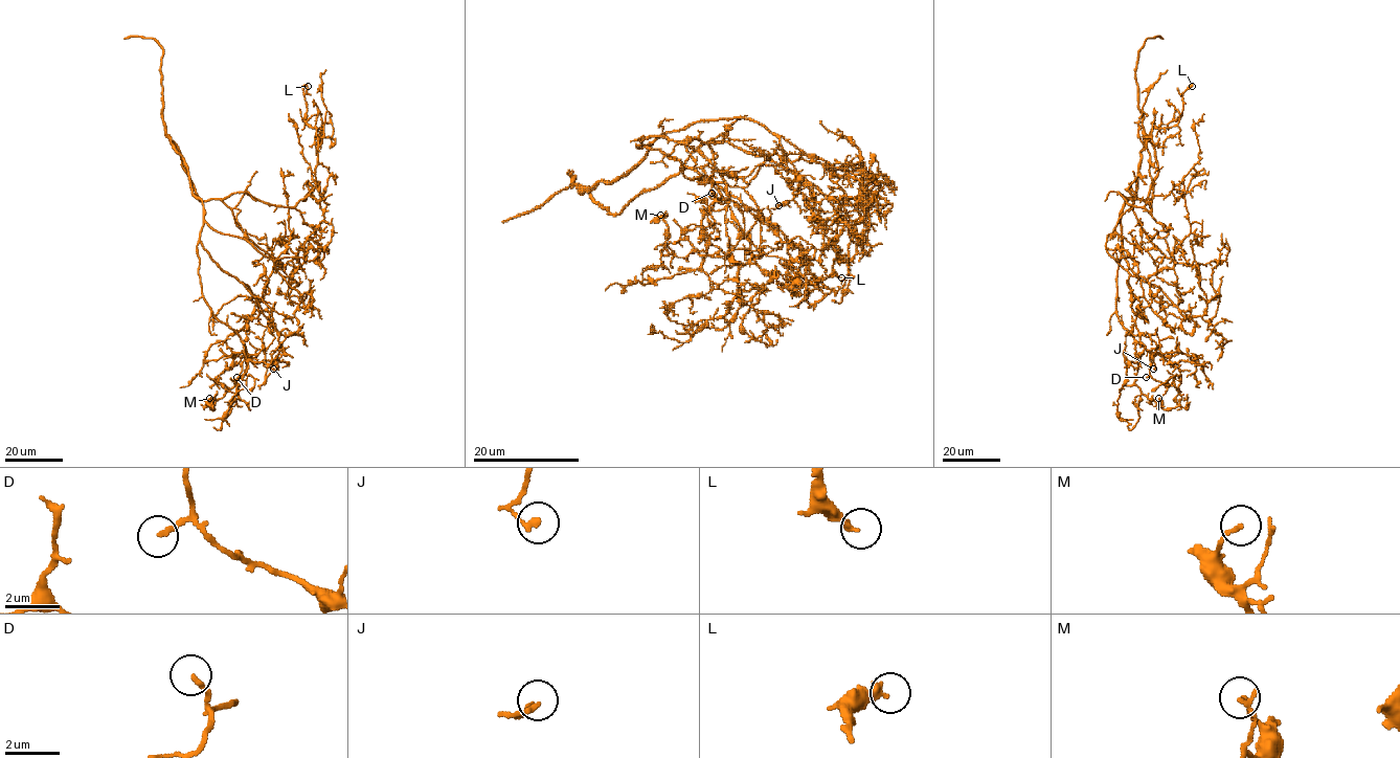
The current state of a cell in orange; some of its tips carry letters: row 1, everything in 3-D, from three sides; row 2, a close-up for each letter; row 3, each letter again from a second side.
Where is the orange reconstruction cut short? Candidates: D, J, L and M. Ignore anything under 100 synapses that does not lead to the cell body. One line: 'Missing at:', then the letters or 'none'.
Missing at: none

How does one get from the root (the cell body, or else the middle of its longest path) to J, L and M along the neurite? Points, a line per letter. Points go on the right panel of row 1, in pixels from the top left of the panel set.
J: (1141, 152), (1137, 192), (1122, 210), (1121, 242), (1144, 290), (1131, 308), (1153, 369)
L: (1141, 152), (1155, 150), (1148, 196), (1119, 193), (1142, 207), (1147, 136), (1192, 86)
M: (1141, 152), (1137, 192), (1121, 219), (1116, 314), (1135, 340), (1180, 372), (1179, 404), (1164, 409), (1158, 398)

